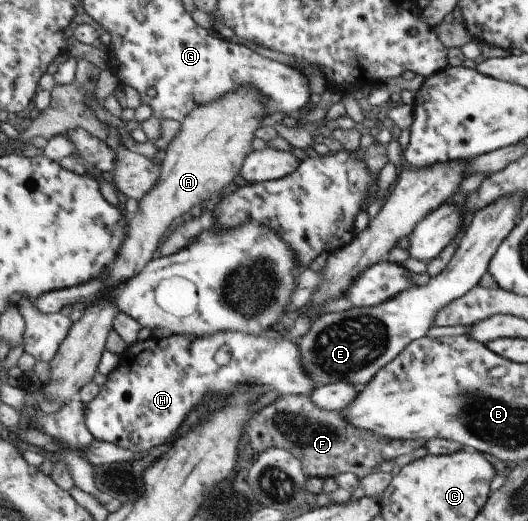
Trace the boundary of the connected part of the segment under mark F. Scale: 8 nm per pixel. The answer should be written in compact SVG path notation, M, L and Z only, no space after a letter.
M293 394L279 395L273 403L259 410L259 413L253 417L253 421L249 421L249 437L251 437L253 449L259 455L269 448L286 449L303 463L303 469L307 477L325 478L330 482L341 473L353 473L357 478L371 475L383 463L387 463L391 459L397 459L405 453L411 453L423 444L422 440L391 440L389 437L381 437L381 435L375 435L375 433L365 431L365 429L357 429L355 425L345 421L345 415L341 411L321 409L313 403L313 397Z

